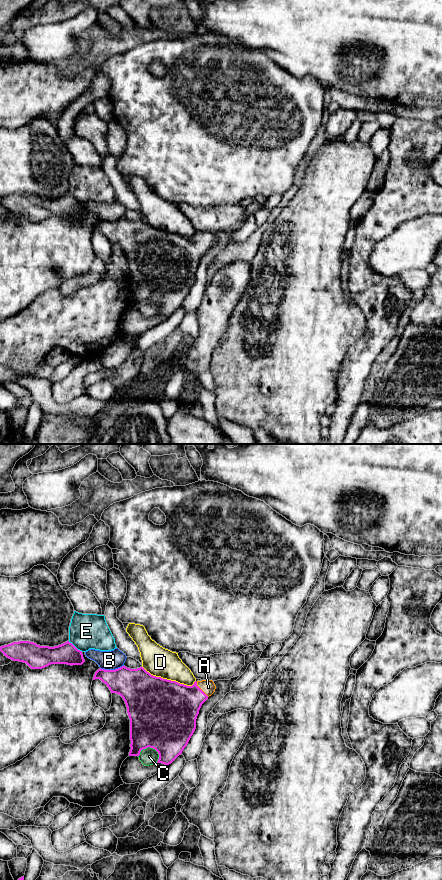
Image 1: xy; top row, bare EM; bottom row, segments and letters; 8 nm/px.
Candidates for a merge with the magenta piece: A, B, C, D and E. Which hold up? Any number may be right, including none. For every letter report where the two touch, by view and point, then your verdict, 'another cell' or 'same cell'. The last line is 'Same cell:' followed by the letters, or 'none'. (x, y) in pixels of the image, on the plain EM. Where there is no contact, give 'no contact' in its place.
A: xy (200, 241) | same cell
B: xy (111, 222) | another cell
C: xy (147, 299) | another cell
D: xy (169, 232) | another cell
E: xy (74, 198) | another cell
Same cell: A

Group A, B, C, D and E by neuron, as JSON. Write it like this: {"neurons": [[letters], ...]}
{"neurons": [["A"], ["B"], ["C"], ["D"], ["E"]]}

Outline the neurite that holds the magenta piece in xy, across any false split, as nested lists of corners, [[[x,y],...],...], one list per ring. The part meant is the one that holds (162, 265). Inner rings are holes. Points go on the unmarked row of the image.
[[[122,218],[115,222],[98,221],[93,232],[100,231],[107,237],[111,245],[119,246],[125,253],[130,271],[130,304],[129,308],[139,308],[143,301],[155,301],[159,306],[157,315],[171,316],[187,298],[196,281],[196,271],[202,256],[216,241],[212,232],[195,233],[192,238],[180,236],[176,233],[156,229],[147,224],[143,219],[130,221]]]

